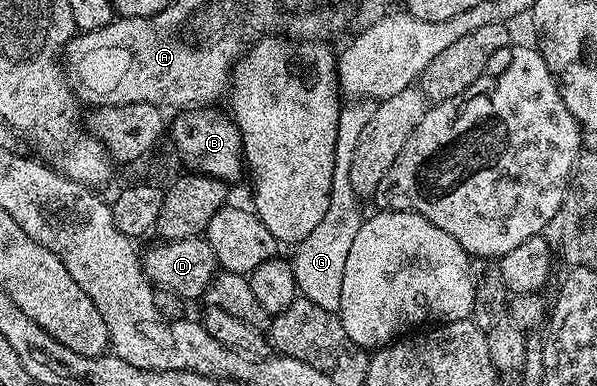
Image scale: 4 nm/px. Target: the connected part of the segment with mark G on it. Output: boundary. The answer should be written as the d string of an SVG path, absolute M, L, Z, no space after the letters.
M360 103L355 106L356 109L346 107L341 110L338 141L335 143L334 177L331 178L330 203L327 205L326 216L314 232L297 244L296 255L292 257L297 290L303 298L314 301L320 308L333 313L339 312L347 254L350 253L355 234L361 229L364 220L364 213L360 211L360 196L354 193L350 180L351 158L354 157L358 140L371 115L369 108L364 106L366 105Z

